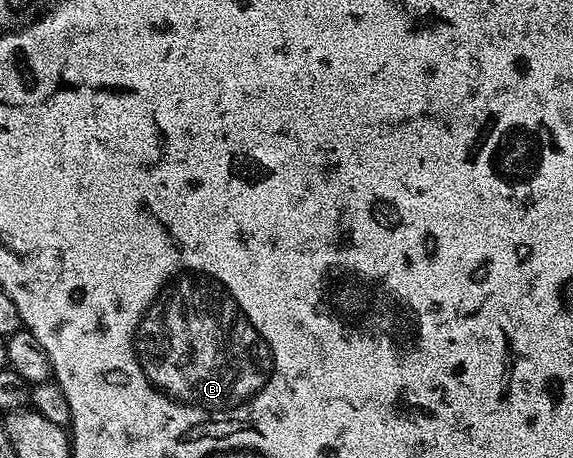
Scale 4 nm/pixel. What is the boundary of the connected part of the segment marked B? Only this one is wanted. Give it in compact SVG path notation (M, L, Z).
M175 265L159 281L159 289L147 297L147 305L139 309L135 325L131 325L131 361L135 361L139 377L147 381L147 389L155 397L163 397L167 405L179 405L179 409L207 413L207 417L227 417L227 413L239 413L239 409L255 409L255 401L279 377L279 357L275 357L275 345L267 341L267 333L251 321L251 313L235 297L235 289L219 273L199 269L199 265Z

